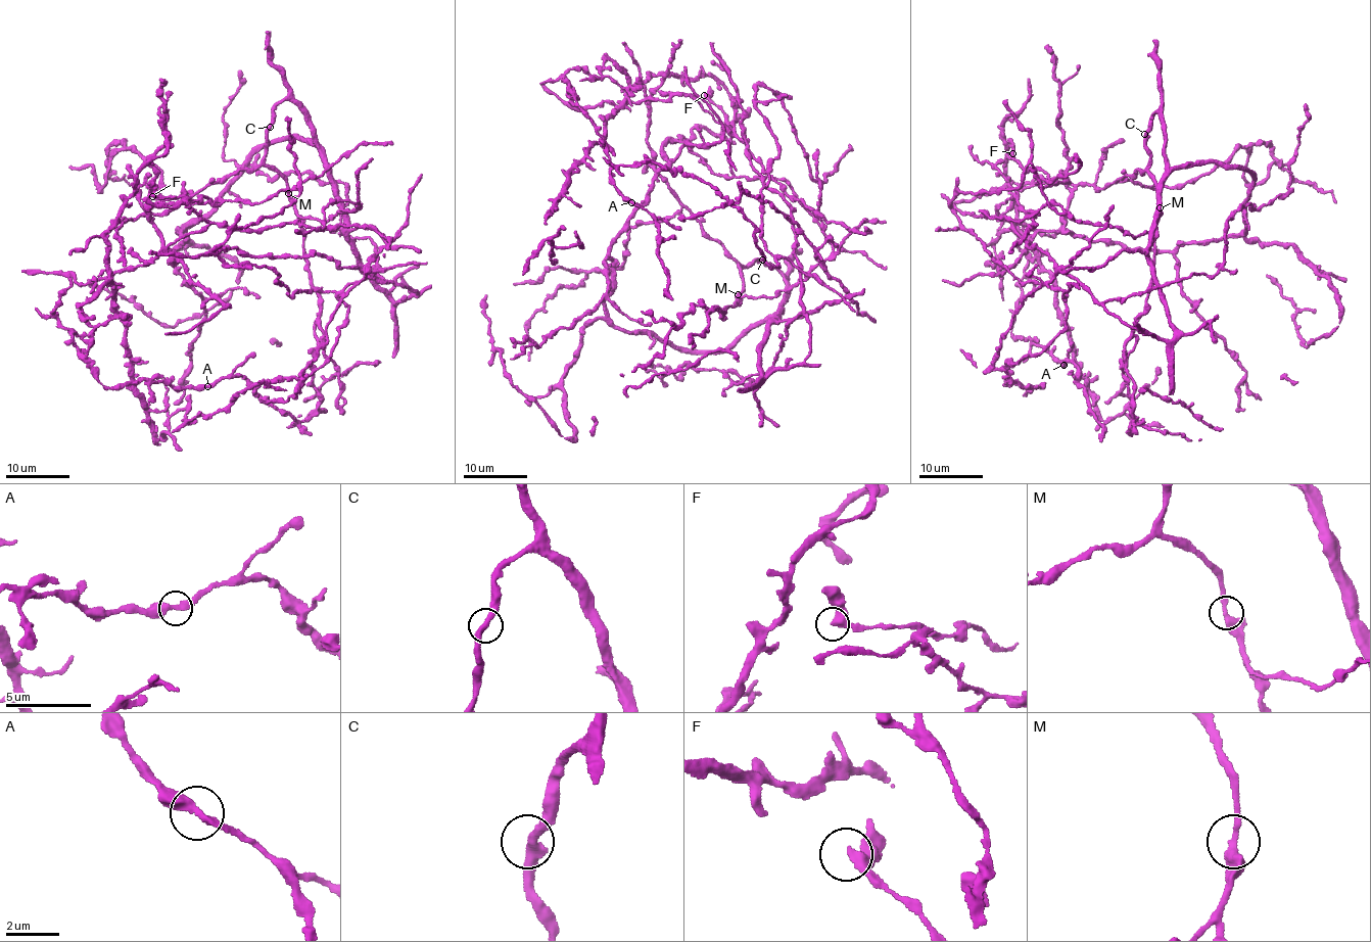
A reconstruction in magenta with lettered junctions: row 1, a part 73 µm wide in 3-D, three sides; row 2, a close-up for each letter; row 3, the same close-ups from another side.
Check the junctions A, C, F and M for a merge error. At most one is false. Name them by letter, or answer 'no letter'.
no letter

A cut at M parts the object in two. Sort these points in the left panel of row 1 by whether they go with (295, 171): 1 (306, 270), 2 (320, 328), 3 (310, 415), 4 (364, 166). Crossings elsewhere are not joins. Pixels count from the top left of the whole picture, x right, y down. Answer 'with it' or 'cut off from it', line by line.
1: cut off from it
2: cut off from it
3: cut off from it
4: cut off from it

